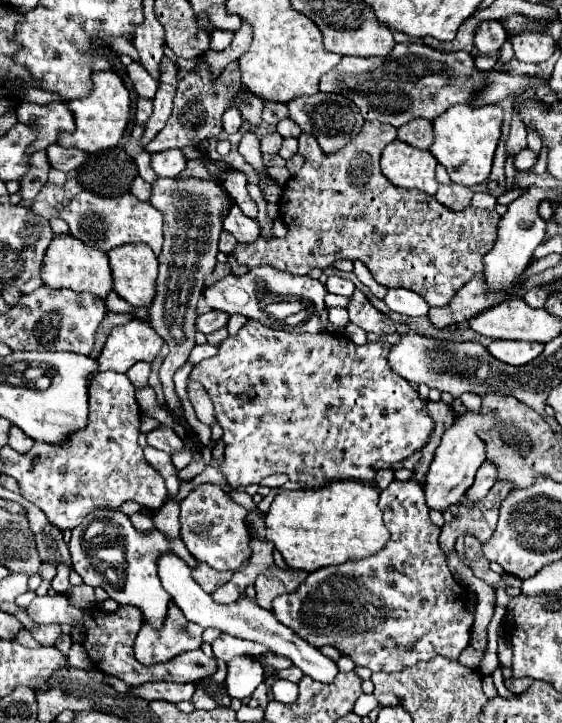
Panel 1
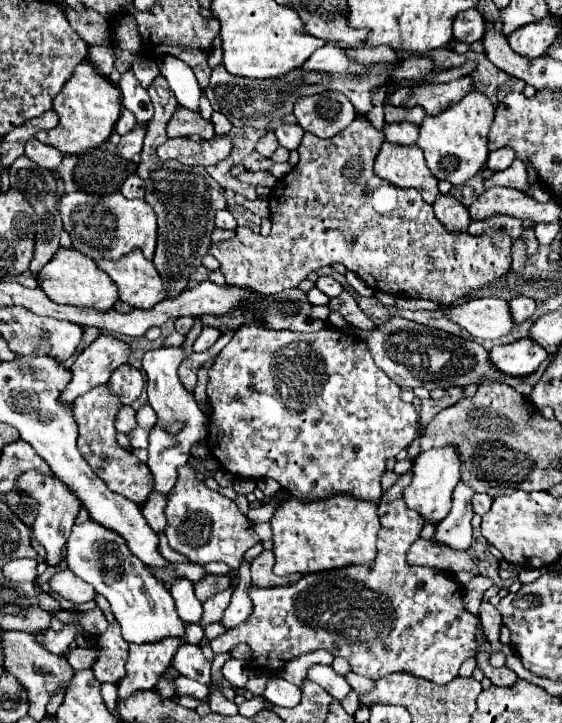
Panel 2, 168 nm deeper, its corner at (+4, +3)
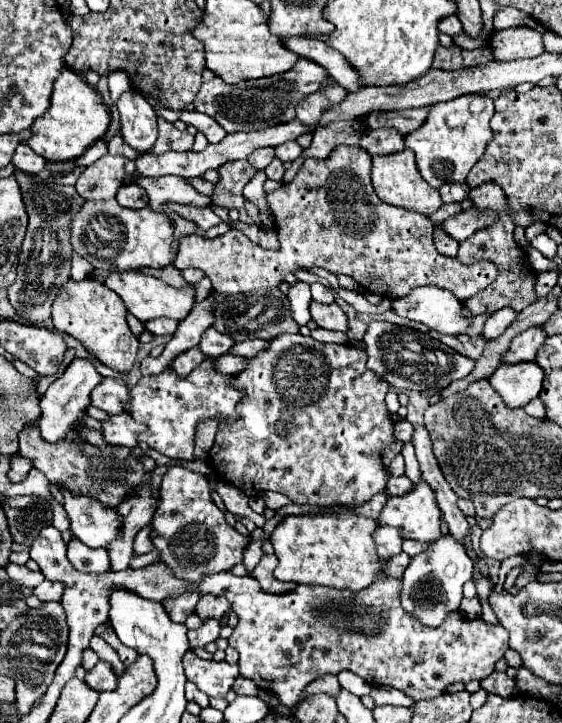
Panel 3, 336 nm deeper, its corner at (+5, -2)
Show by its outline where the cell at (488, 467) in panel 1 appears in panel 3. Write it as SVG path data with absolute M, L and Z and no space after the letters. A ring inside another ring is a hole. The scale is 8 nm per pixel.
M441 536L437 542L433 542L425 552L411 558L409 568L401 576L401 608L417 618L421 624L437 628L445 622L445 618L455 612L463 600L463 584L473 578L473 562L463 550L461 544L457 544L451 536ZM429 578L429 586L433 594L437 596L435 602L425 602L425 596L421 596L421 584Z

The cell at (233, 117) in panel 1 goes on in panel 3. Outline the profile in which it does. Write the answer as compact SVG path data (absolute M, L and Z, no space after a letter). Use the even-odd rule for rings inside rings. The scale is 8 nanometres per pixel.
M185 110L185 112L181 112L181 120L183 120L185 124L193 126L195 130L203 132L205 138L209 140L209 144L221 142L221 140L225 138L225 134L227 134L213 118L205 116L205 114L201 114L201 112L187 112L187 110Z

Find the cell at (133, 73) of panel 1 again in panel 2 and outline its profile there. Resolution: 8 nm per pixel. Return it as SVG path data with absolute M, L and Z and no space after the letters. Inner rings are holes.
M126 69L122 73L118 87L120 87L120 93L122 93L122 105L136 115L138 123L148 123L150 115L154 115L154 107L152 107L148 91L134 77L132 69Z

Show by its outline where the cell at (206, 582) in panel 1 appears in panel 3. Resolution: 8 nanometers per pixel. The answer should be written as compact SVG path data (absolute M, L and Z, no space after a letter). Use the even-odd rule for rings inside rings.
M203 594L201 600L199 600L199 604L197 604L195 614L197 614L201 620L209 620L209 618L223 620L229 610L231 610L231 608L229 608L229 602L227 602L223 596Z

